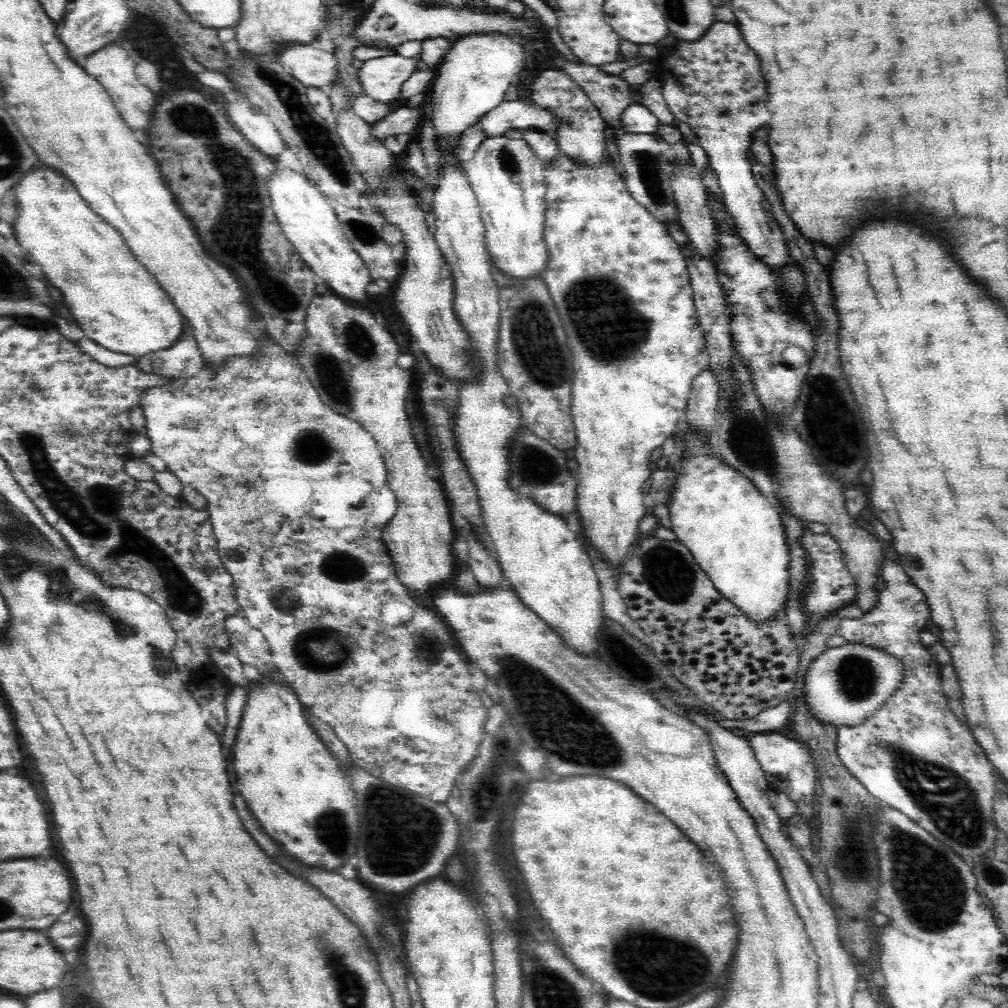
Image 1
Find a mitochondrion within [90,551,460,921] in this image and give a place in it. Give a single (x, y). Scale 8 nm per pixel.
(401, 833)

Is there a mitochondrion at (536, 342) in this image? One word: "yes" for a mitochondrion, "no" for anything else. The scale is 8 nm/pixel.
yes

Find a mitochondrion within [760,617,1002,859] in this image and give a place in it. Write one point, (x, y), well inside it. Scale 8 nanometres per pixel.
(952, 806)

